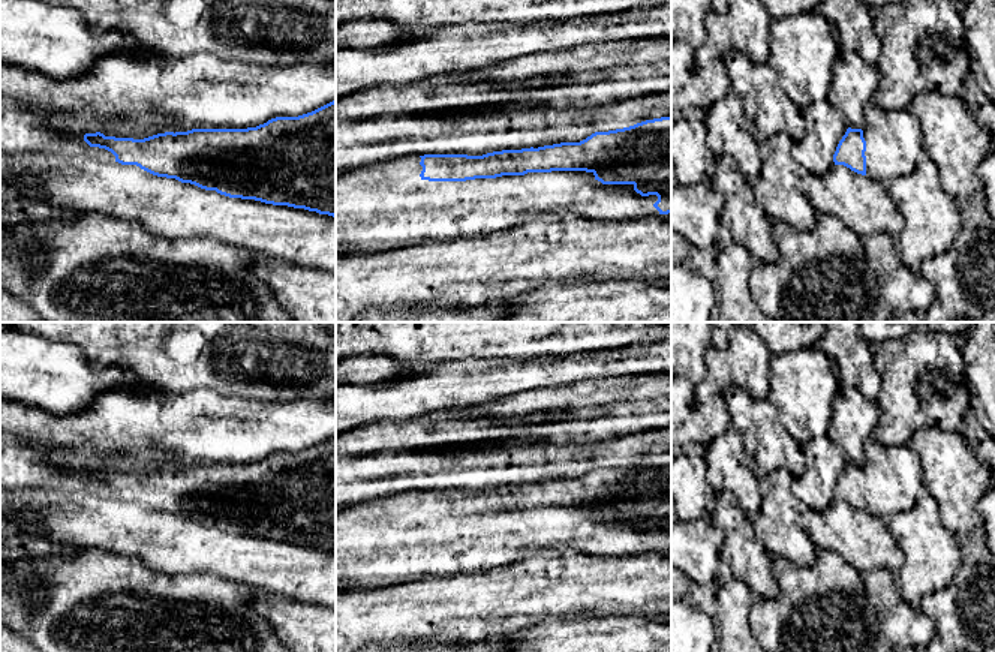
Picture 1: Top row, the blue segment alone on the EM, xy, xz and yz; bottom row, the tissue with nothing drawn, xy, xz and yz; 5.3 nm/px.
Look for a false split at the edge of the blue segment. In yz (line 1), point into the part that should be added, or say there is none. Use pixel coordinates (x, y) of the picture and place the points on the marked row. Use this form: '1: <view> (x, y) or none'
1: yz (893, 140)

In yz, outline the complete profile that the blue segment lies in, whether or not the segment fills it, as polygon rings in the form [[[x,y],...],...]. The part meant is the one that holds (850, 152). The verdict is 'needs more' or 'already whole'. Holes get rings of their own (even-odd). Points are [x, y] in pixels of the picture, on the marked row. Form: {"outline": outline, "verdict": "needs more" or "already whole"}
{"outline": [[[871,102],[863,127],[847,129],[833,162],[875,181],[887,183],[911,172],[923,151],[920,121],[908,108],[887,111]]], "verdict": "needs more"}

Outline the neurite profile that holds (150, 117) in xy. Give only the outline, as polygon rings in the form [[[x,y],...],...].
[[[15,100],[0,106],[0,153],[43,150],[55,144],[70,144],[72,133],[96,132],[105,136],[144,139],[157,133],[183,130],[153,111],[105,118],[90,111],[55,112]]]

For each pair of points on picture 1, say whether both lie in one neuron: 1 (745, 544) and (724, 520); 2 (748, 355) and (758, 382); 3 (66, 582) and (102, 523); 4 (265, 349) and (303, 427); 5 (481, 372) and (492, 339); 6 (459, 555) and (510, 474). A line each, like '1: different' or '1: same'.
1: same
2: same
3: different
4: different
5: different
6: different

